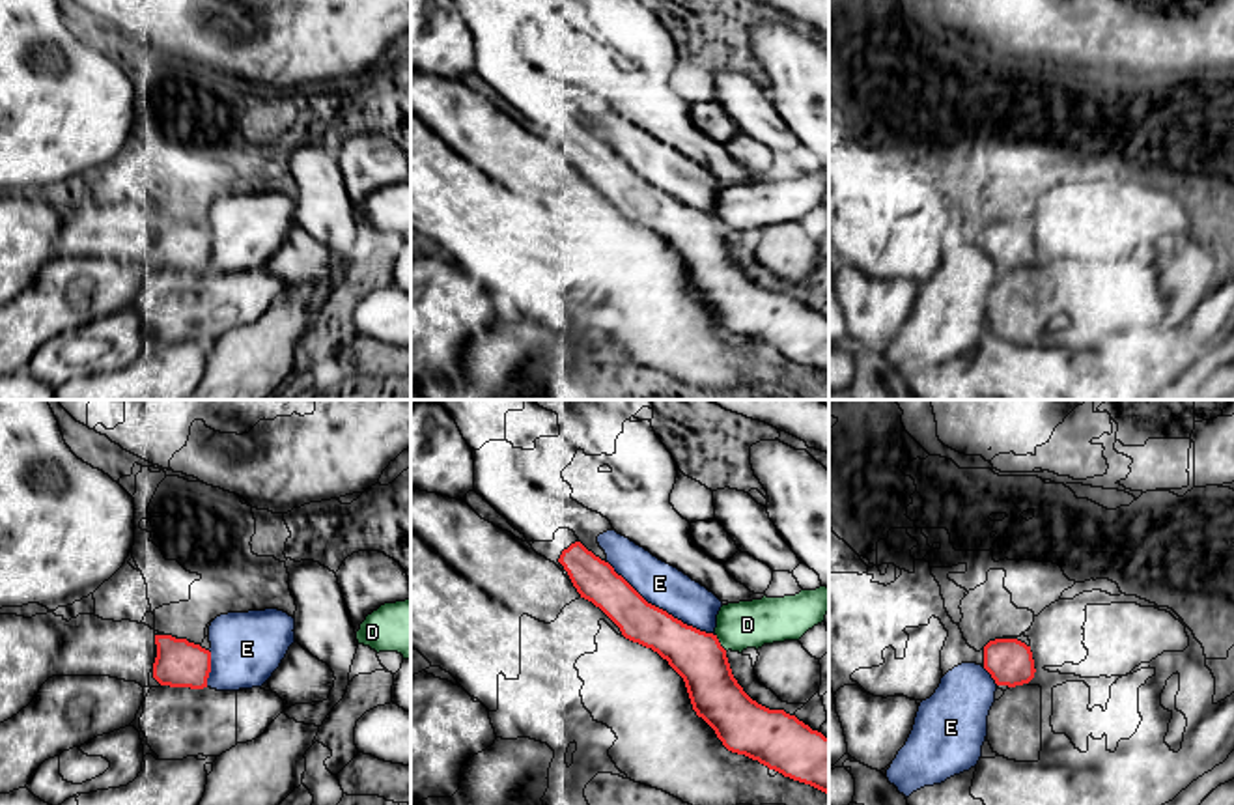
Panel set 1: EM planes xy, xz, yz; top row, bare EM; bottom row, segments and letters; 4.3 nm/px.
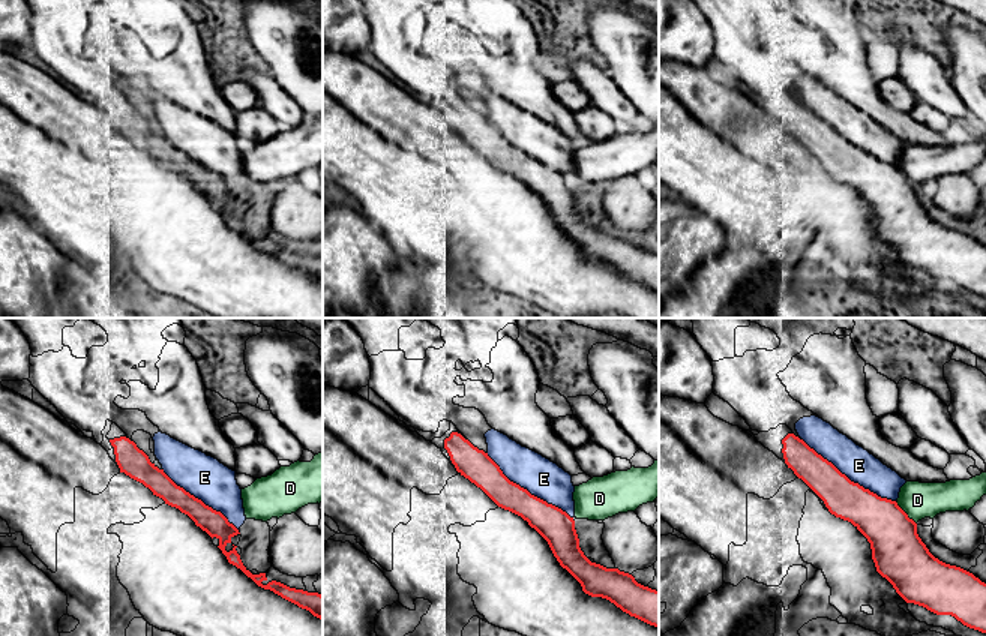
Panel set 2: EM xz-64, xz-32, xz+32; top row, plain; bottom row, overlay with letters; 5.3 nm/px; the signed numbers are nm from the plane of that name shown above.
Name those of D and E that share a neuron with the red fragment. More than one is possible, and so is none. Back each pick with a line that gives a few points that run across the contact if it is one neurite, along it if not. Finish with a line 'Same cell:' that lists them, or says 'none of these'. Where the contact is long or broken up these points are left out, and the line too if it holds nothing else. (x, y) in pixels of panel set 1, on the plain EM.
Same cell: none of these

